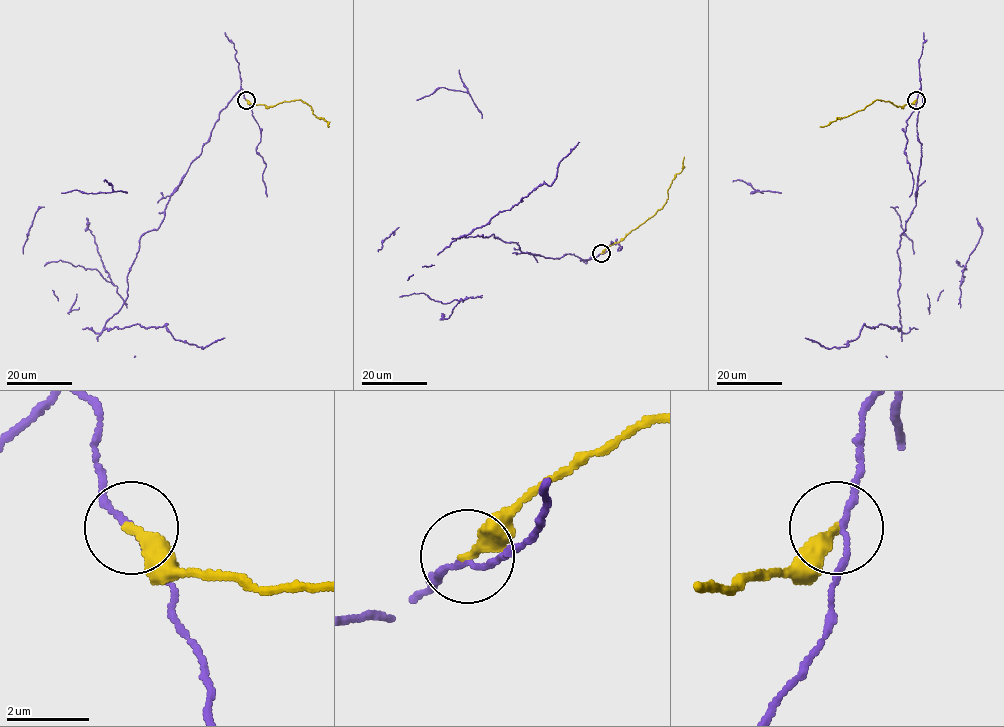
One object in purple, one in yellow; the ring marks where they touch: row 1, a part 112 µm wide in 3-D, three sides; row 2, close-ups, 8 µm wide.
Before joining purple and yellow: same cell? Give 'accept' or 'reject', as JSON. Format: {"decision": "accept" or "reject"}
{"decision": "reject"}

